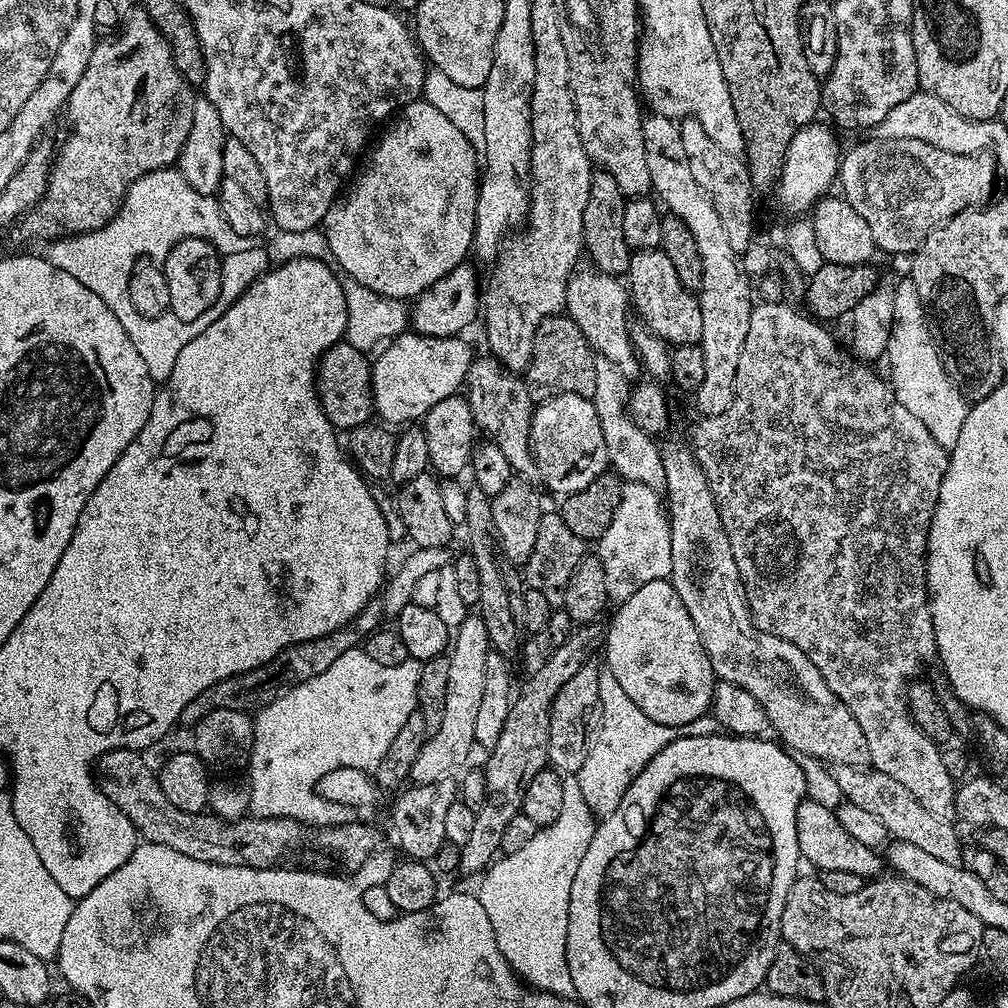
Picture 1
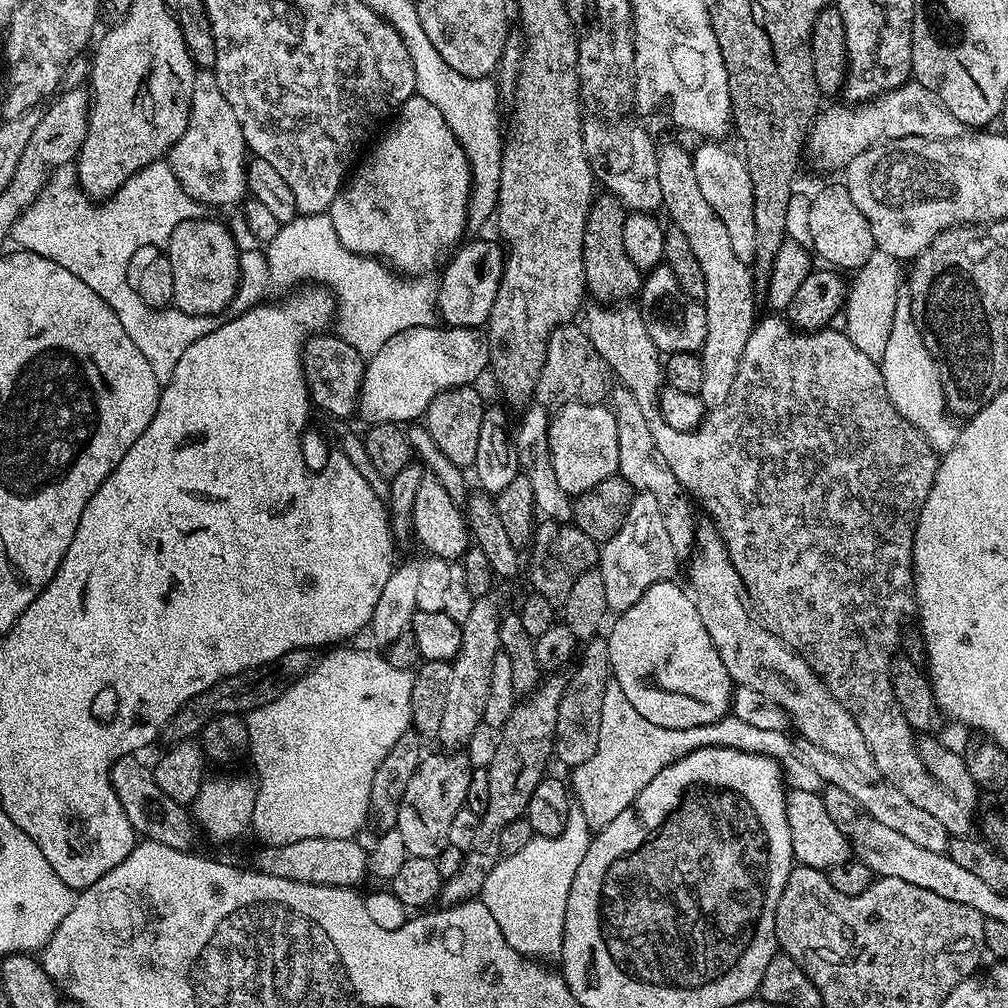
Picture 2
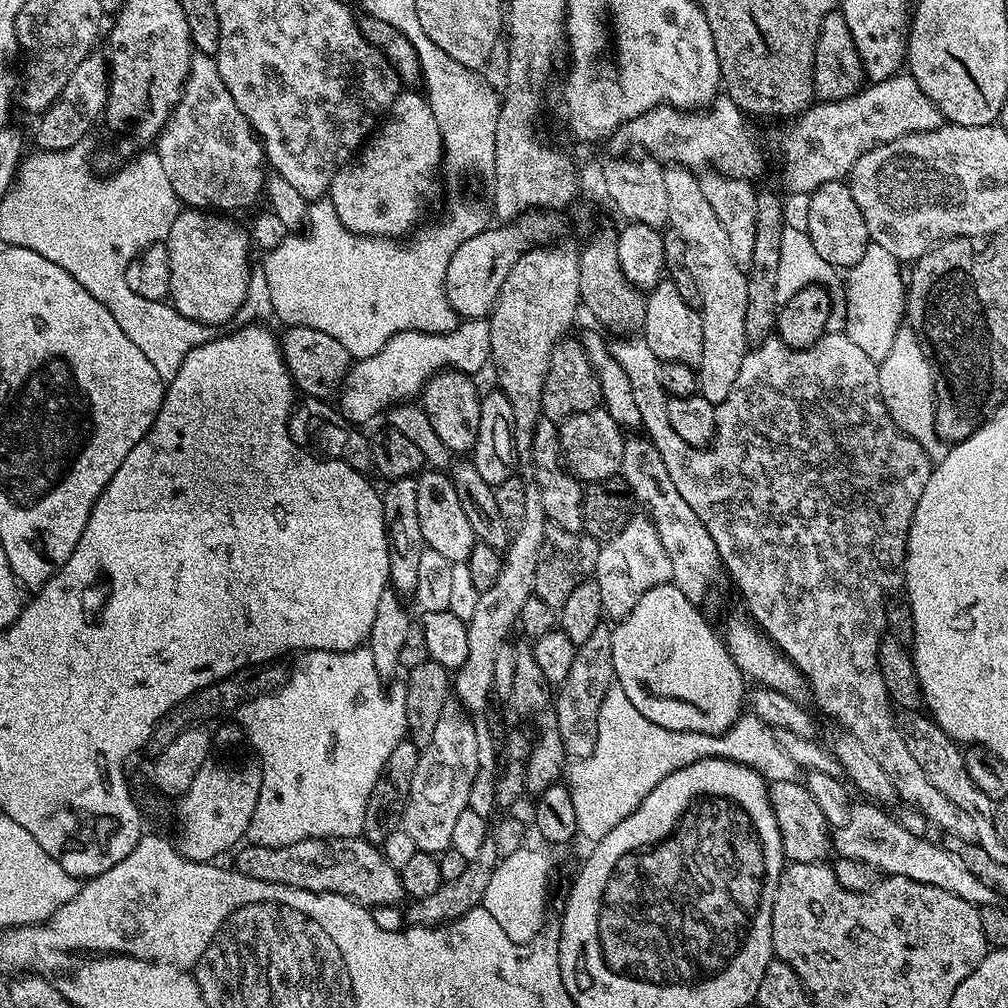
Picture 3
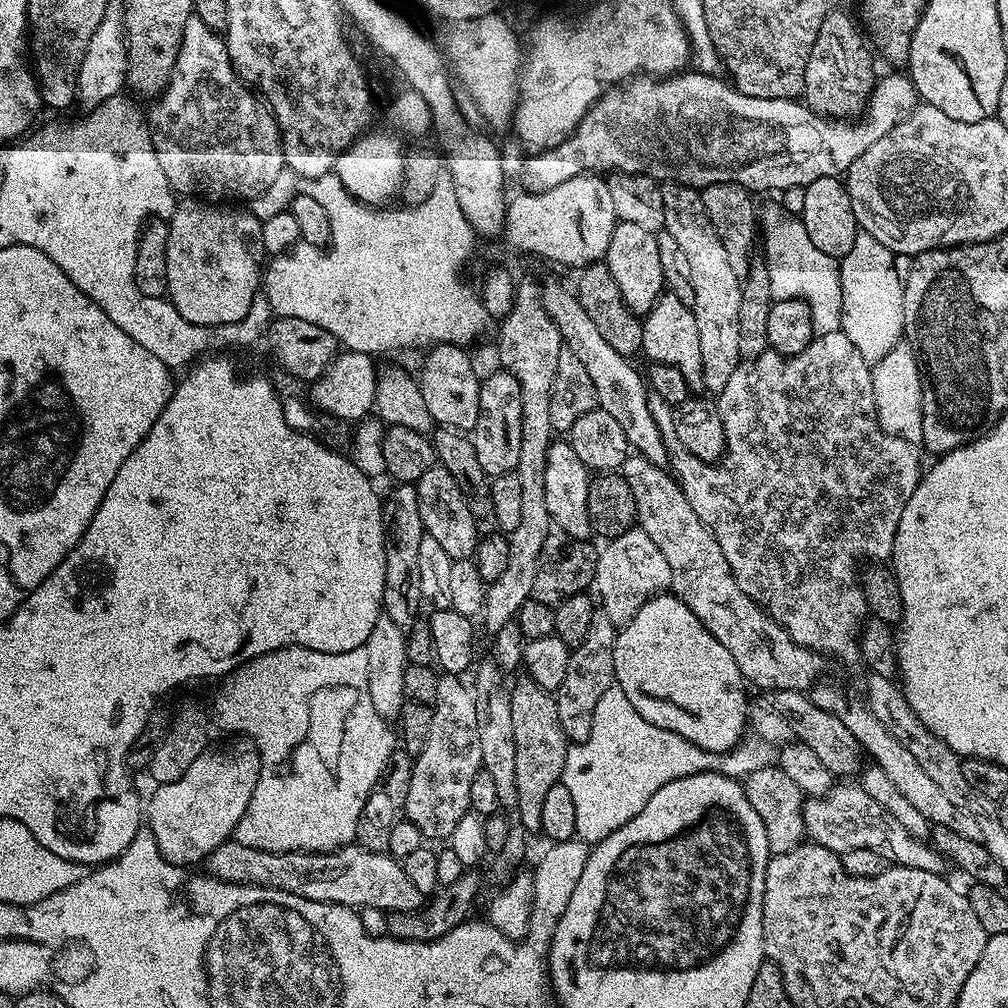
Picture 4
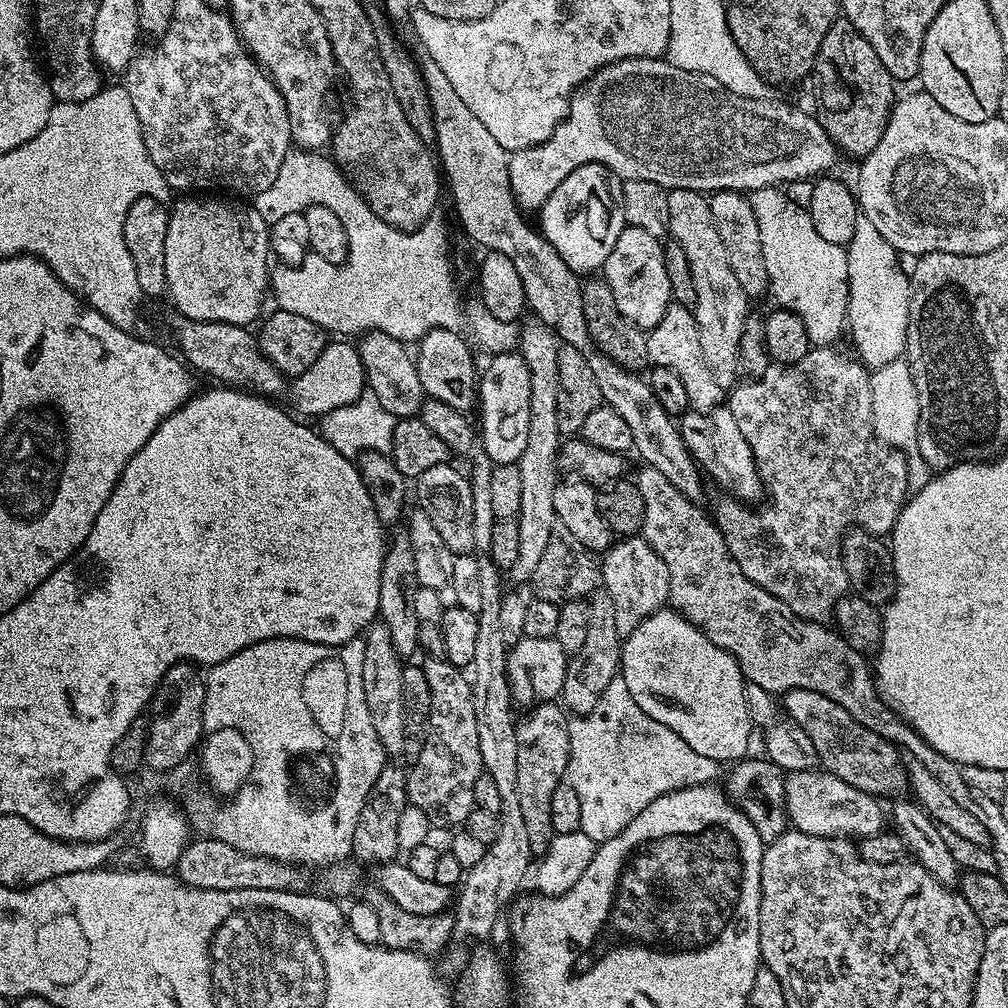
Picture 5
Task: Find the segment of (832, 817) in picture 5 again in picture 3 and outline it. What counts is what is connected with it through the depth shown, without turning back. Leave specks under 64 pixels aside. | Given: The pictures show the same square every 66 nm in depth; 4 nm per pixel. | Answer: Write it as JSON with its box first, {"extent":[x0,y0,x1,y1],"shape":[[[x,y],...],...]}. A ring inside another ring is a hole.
{"extent":[833,802,1000,907],"shape":[[[862,802],[855,807],[851,820],[846,827],[837,829],[833,833],[833,851],[838,852],[841,859],[851,860],[855,863],[864,862],[870,866],[880,868],[882,871],[900,876],[908,880],[914,881],[914,884],[930,884],[938,886],[939,889],[946,890],[947,893],[954,894],[955,897],[962,898],[963,901],[968,901],[975,904],[977,907],[993,907],[999,903],[1000,897],[994,890],[990,890],[988,886],[982,884],[975,878],[974,874],[958,858],[954,858],[943,846],[936,845],[928,841],[927,837],[919,837],[911,834],[903,826],[903,823],[896,819],[894,820],[881,805],[874,802]]]}

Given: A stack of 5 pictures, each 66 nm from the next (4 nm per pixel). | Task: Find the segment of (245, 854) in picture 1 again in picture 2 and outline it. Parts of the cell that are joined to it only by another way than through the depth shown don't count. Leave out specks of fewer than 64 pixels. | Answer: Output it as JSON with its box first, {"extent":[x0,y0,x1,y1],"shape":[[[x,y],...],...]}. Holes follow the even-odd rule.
{"extent":[112,754,198,852],"shape":[[[136,754],[123,756],[114,762],[112,767],[112,789],[114,794],[118,794],[118,800],[126,810],[126,818],[130,818],[130,826],[137,837],[145,840],[153,840],[162,846],[170,846],[183,852],[195,849],[198,825],[193,813],[185,805],[174,802],[174,798],[162,794],[153,769],[149,765],[147,768],[140,758]]]}

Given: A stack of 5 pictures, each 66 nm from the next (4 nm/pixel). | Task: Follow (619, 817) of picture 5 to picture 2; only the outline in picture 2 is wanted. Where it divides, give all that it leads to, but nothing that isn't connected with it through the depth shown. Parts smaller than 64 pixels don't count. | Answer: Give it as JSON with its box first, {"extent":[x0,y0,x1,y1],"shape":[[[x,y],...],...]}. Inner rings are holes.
{"extent":[570,679,822,830],"shape":[[[609,679],[606,686],[606,698],[602,698],[602,726],[598,730],[598,750],[594,758],[582,762],[582,766],[571,769],[570,792],[574,797],[575,807],[586,814],[589,829],[599,830],[610,826],[622,810],[626,810],[638,798],[638,794],[650,786],[654,774],[661,772],[667,764],[678,758],[703,748],[733,748],[743,752],[753,752],[759,756],[768,756],[780,763],[783,779],[789,789],[820,792],[822,781],[818,774],[798,754],[793,737],[788,732],[761,730],[749,726],[734,715],[727,715],[718,722],[706,726],[690,726],[686,730],[670,730],[666,726],[654,726],[646,722],[634,706],[622,694],[622,686]]]}

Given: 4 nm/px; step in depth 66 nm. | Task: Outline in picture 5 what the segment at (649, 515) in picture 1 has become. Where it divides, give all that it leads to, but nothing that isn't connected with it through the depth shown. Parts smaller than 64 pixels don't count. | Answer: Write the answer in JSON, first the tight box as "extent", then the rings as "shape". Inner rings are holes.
{"extent":[600,535,670,638],"shape":[[[639,535],[617,539],[603,553],[600,575],[603,591],[608,592],[610,602],[614,602],[614,622],[622,638],[669,603],[670,570],[666,570],[666,562],[658,558],[654,549]]]}

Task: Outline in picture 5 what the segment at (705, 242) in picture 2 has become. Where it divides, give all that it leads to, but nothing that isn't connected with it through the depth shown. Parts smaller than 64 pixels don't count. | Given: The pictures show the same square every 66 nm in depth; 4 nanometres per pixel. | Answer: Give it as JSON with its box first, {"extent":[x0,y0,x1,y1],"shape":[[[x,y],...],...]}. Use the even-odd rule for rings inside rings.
{"extent":[668,186,750,390],"shape":[[[677,186],[668,192],[670,206],[671,239],[686,253],[686,262],[690,262],[690,274],[694,278],[694,294],[696,295],[696,321],[698,334],[702,342],[702,354],[706,354],[706,366],[714,374],[714,382],[726,390],[737,383],[738,373],[738,338],[742,338],[742,330],[746,318],[750,314],[750,297],[738,286],[738,278],[734,278],[734,270],[730,270],[730,262],[726,262],[726,249],[722,247],[722,238],[718,234],[718,226],[714,226],[714,218],[710,214],[708,196],[702,192],[688,190]]]}

